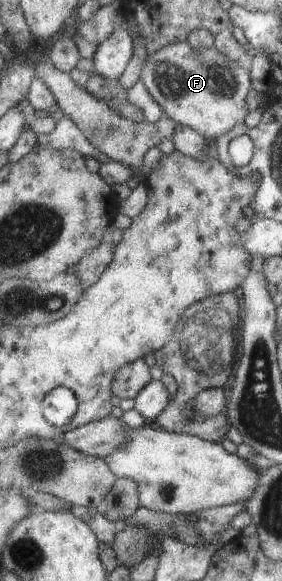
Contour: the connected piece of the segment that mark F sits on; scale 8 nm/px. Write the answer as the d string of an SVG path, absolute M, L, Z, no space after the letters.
M187 41L175 43L147 56L140 71L140 79L157 104L164 110L165 116L176 123L188 126L202 134L206 140L217 140L228 133L236 124L243 123L249 113L246 98L251 90L249 72L236 62L217 52L215 47L192 49Z

